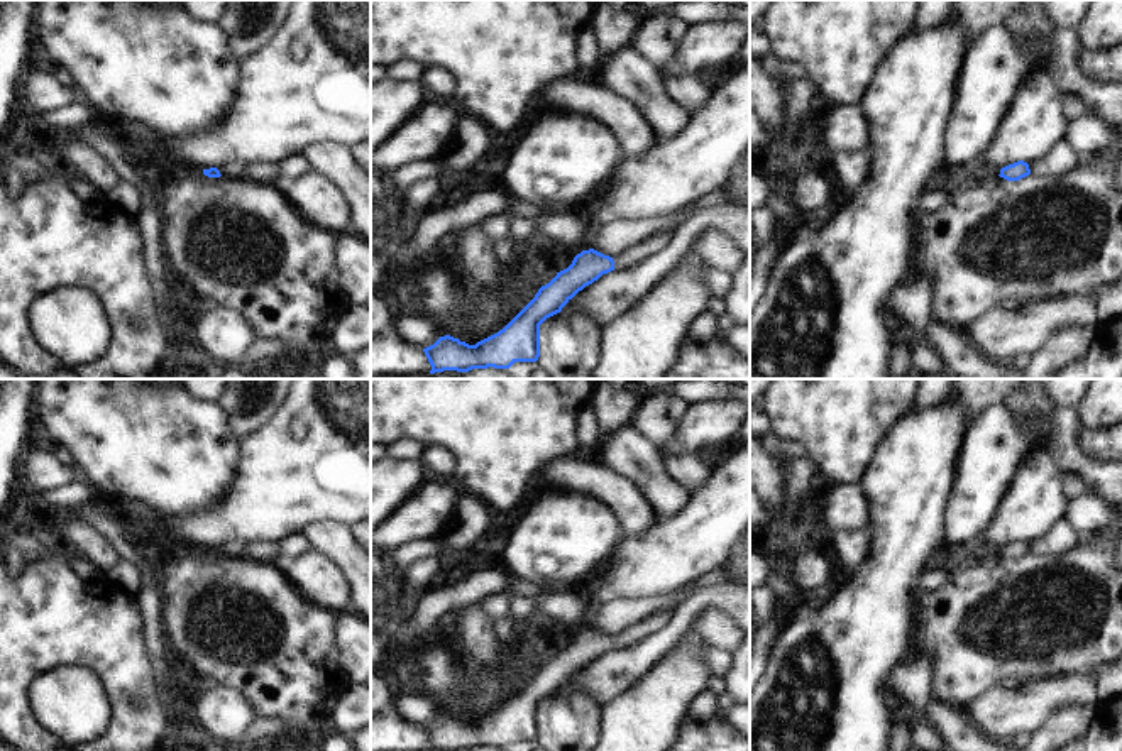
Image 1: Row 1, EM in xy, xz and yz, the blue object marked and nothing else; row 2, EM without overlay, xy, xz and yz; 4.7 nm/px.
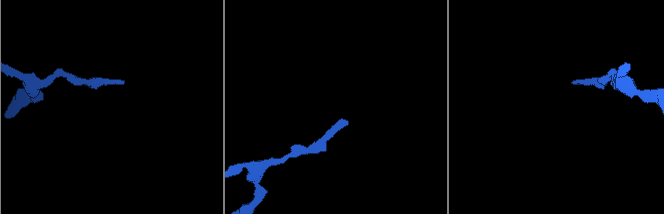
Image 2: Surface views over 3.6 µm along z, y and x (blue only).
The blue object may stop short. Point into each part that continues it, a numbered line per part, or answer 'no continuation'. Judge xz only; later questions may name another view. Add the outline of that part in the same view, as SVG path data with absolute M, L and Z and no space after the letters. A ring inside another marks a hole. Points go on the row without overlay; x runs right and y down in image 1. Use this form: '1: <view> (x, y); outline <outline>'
1: xz (635, 633); outline M674 609L655 612L653 616L630 626L628 629L613 636L614 650L623 650L623 648L633 646L638 641L641 641L643 638L662 629L668 622L672 611Z

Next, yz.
no continuation

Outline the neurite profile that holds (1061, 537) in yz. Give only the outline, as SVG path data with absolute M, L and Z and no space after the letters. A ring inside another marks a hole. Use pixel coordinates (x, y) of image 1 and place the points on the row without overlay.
M1064 518L1054 523L1048 533L1029 543L1029 548L1031 553L1039 556L1058 556L1071 550L1078 536L1075 526Z

